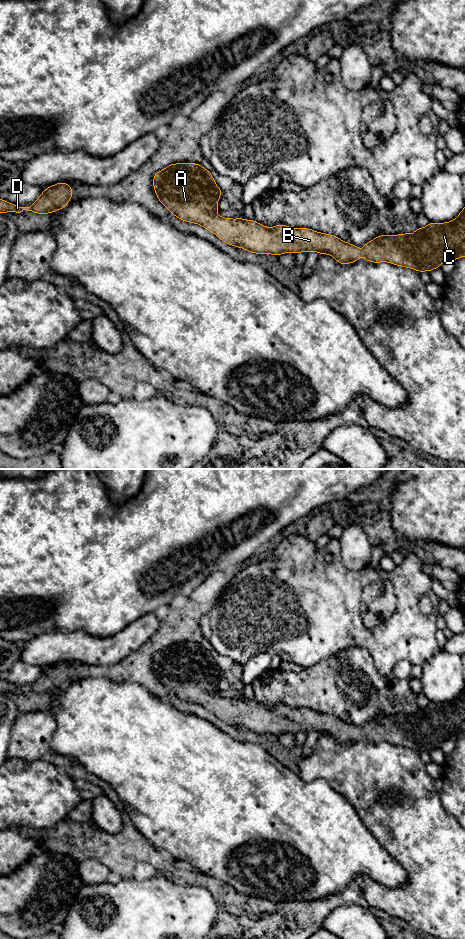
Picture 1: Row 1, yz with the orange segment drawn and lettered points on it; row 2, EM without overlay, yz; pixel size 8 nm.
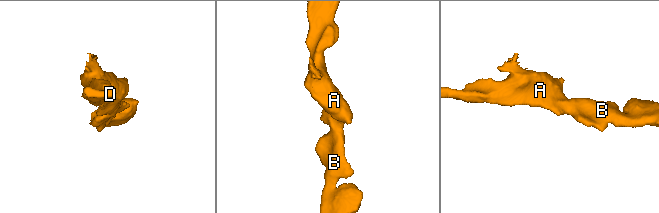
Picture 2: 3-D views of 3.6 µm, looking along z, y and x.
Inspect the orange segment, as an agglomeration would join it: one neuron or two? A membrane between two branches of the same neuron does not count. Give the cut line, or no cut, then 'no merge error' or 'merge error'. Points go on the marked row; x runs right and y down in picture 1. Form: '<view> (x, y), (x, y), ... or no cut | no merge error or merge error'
no cut | no merge error

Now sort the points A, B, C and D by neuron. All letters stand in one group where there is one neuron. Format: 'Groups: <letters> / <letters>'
Groups: A B C D

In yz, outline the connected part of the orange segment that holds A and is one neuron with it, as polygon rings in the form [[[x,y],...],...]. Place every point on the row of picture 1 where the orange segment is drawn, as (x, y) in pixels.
[[[197,163],[169,164],[163,170],[156,172],[153,187],[160,203],[168,208],[175,217],[182,221],[199,224],[214,233],[222,242],[234,247],[246,249],[255,254],[271,254],[280,256],[284,253],[317,251],[319,255],[329,254],[343,265],[360,260],[359,246],[347,243],[337,236],[320,233],[310,228],[292,228],[277,224],[268,228],[253,220],[244,218],[224,218],[216,211],[218,199],[223,191],[217,186],[210,171]]]

